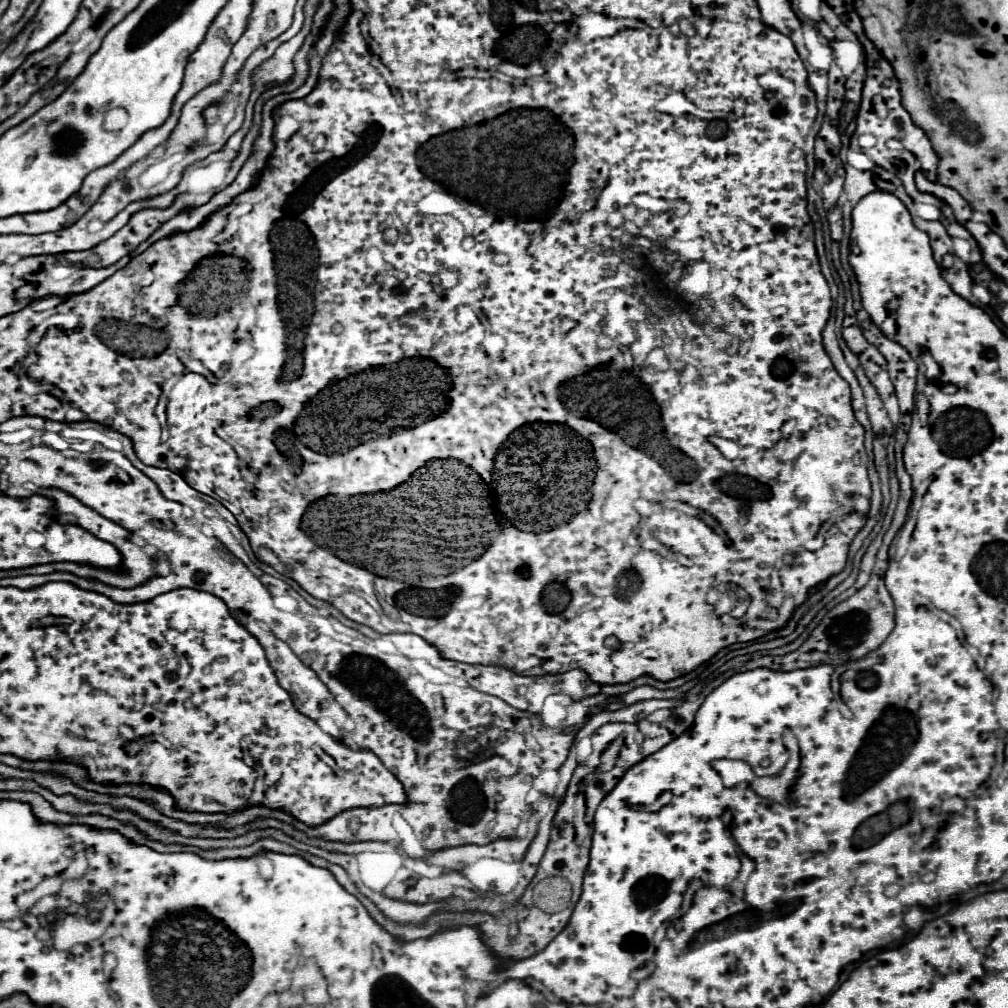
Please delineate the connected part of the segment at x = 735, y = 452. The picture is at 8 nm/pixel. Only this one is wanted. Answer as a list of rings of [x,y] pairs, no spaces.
[[[708,436],[708,442],[714,444],[720,450],[720,454],[728,460],[736,460],[740,456],[740,446],[734,440],[720,438],[720,436]]]

